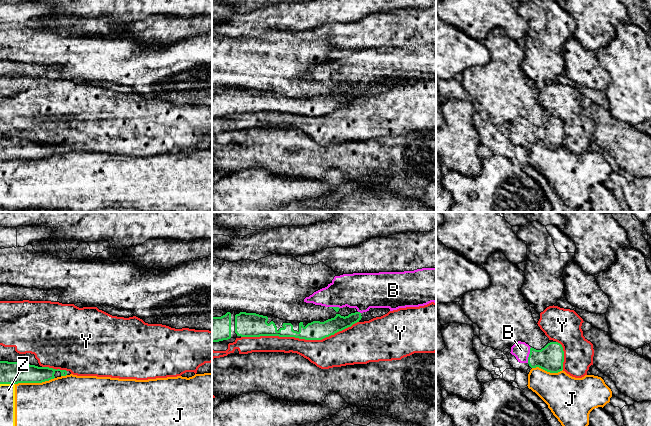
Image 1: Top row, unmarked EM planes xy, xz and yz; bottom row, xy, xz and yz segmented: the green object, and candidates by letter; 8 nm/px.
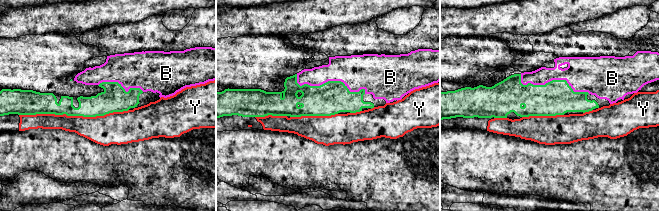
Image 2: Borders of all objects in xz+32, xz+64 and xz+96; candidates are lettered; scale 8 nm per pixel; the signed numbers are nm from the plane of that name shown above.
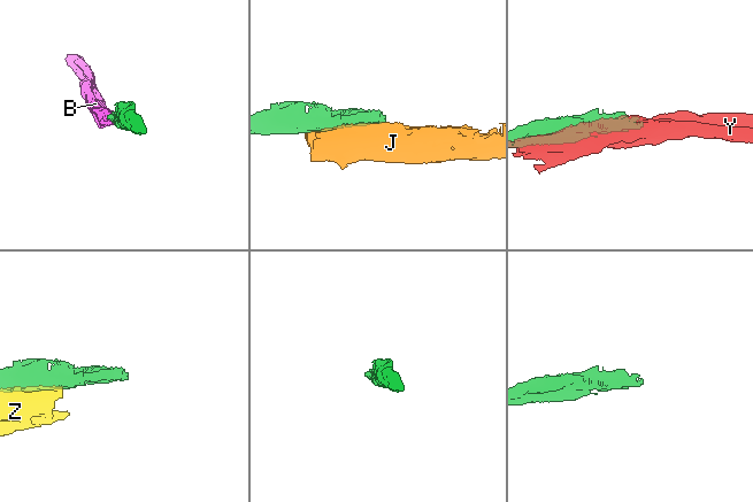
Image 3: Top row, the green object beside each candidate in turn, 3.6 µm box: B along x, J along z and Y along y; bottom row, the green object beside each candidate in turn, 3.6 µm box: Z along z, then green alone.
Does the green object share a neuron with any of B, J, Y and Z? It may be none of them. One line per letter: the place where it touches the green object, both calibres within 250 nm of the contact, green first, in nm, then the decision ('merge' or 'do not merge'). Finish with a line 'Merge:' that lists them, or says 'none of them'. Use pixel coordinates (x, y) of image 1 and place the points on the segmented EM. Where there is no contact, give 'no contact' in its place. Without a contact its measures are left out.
B: contact yz (529, 355); calibres 200 and 140 nm; merge
J: contact xy (34, 382); calibres 180 and 380 nm; do not merge
Y: contact xz (299, 338); calibres 160 and 240 nm; do not merge
Z: contact xy (7, 383); calibres 180 and 130 nm; do not merge
Merge: B

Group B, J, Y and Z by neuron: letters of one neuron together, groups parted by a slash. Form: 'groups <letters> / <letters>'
groups B / J Z / Y

